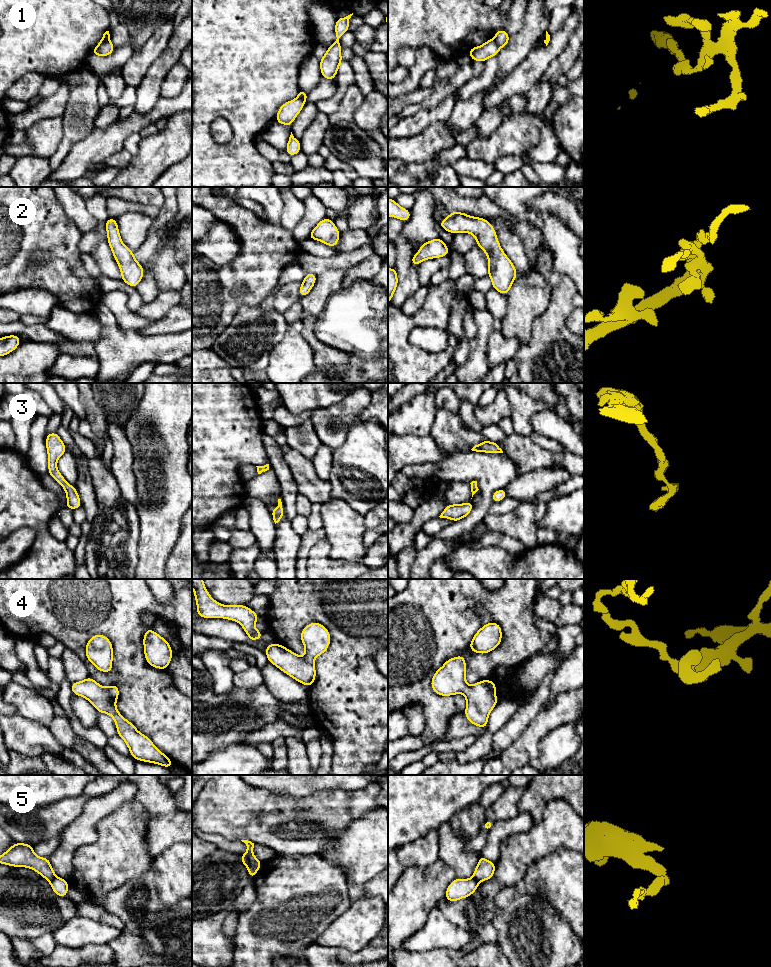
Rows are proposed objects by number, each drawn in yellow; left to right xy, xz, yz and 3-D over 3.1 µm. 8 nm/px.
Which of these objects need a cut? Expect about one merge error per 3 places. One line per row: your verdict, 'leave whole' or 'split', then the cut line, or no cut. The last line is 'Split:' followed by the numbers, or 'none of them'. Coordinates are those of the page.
1: split; cut in xy along (109, 38), (98, 45)
2: leave whole; no cut
3: leave whole; no cut
4: leave whole; no cut
5: split; cut in xz along (243, 855), (257, 870)
Split: 1, 5

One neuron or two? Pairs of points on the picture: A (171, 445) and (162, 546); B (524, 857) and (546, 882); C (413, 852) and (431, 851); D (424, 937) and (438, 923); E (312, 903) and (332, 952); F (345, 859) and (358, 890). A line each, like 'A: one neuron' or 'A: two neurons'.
A: one neuron
B: two neurons
C: one neuron
D: one neuron
E: two neurons
F: one neuron

